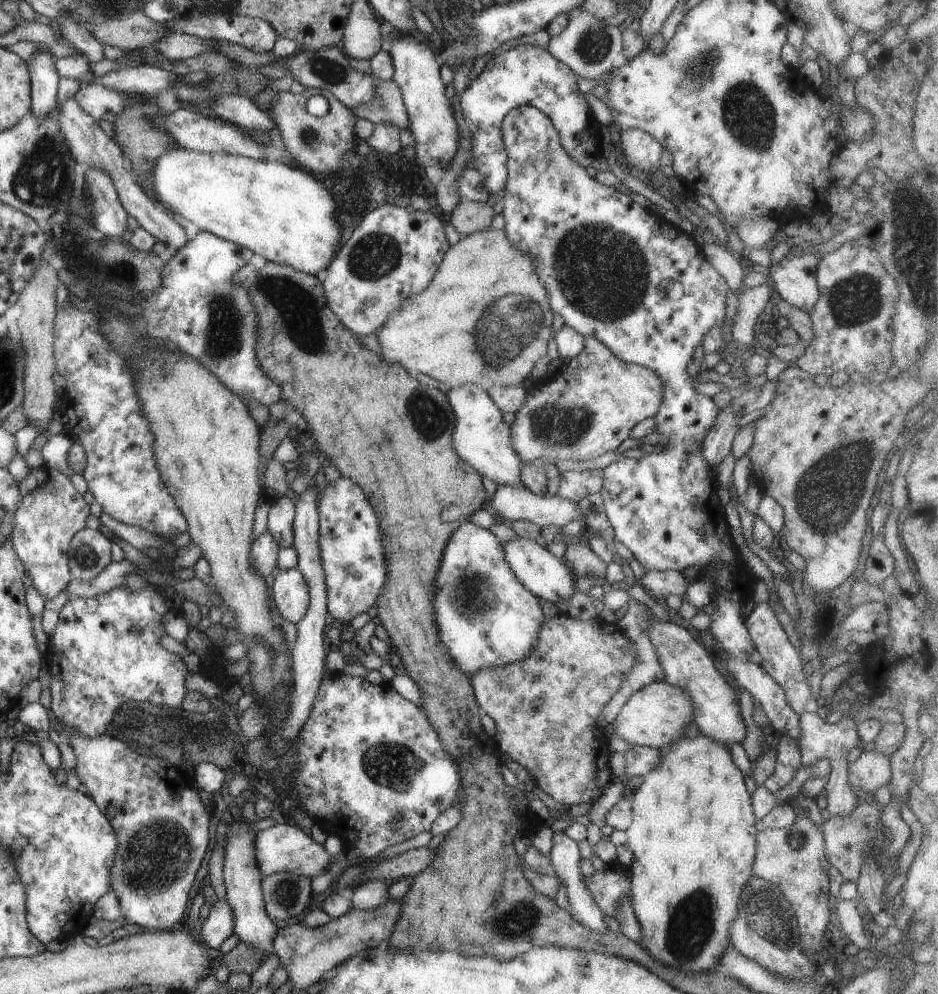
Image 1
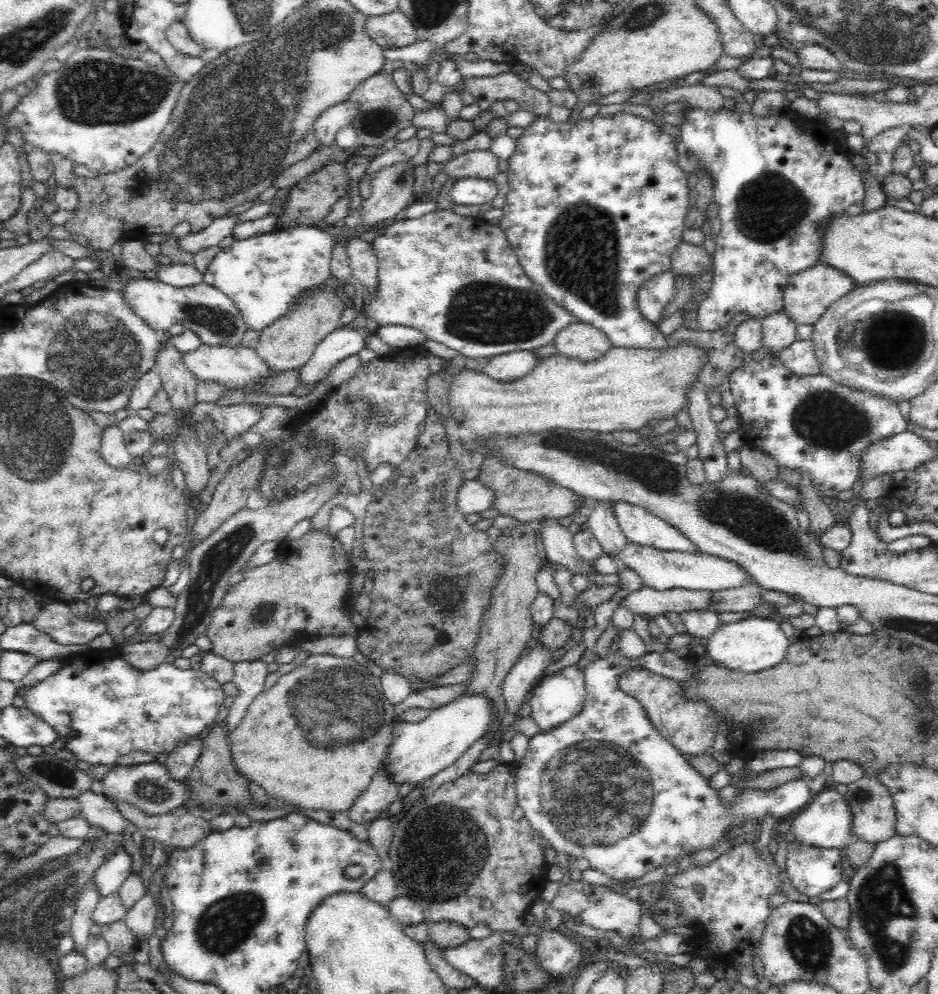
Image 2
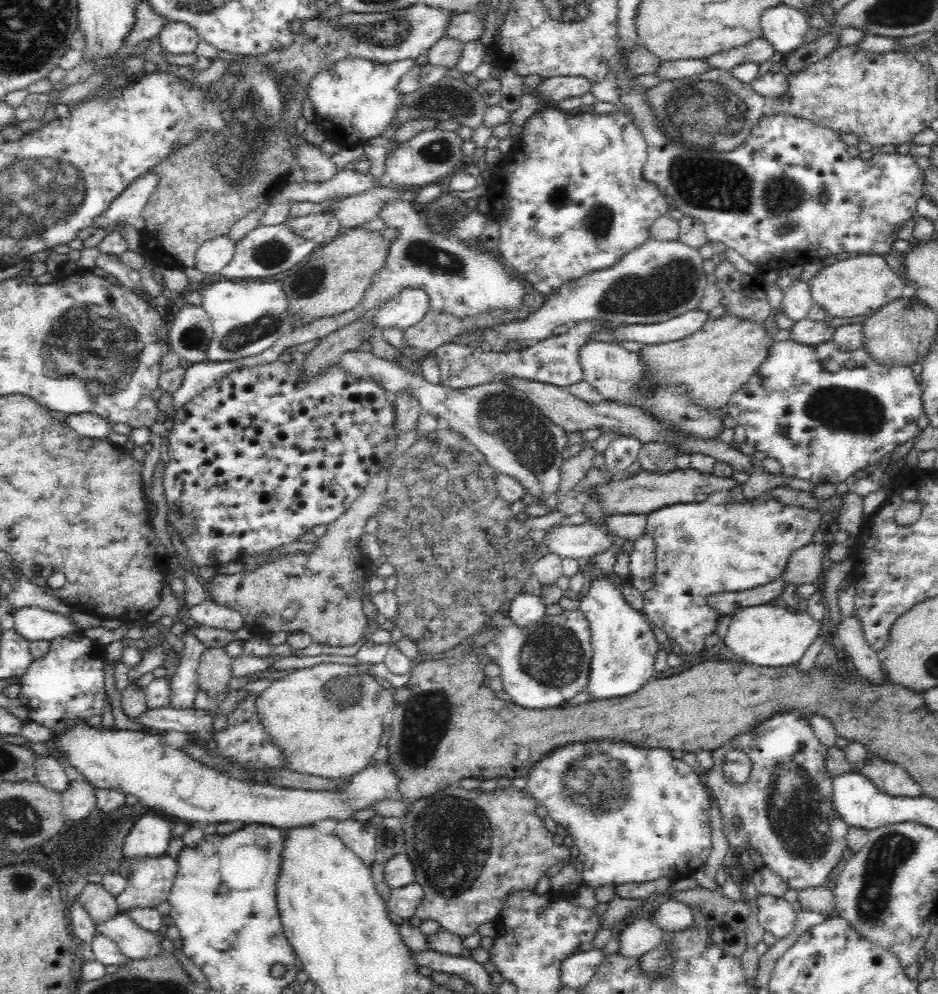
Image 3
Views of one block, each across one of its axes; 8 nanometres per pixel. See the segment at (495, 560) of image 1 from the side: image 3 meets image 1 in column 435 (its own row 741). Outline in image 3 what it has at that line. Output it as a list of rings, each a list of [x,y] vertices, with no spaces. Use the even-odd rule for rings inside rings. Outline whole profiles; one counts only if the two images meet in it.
[[[594,739],[593,741],[569,742],[566,745],[557,746],[546,754],[543,754],[527,770],[526,787],[536,801],[536,804],[544,806],[548,811],[548,821],[551,827],[560,825],[566,835],[570,836],[573,844],[578,848],[579,854],[584,856],[584,868],[581,874],[581,884],[584,887],[596,889],[600,886],[612,886],[622,890],[632,883],[652,882],[657,878],[672,878],[675,881],[682,878],[690,878],[695,871],[704,865],[712,850],[712,826],[710,819],[710,799],[706,787],[702,785],[699,771],[694,770],[682,758],[668,749],[660,747],[636,747],[624,740],[618,739]]]

